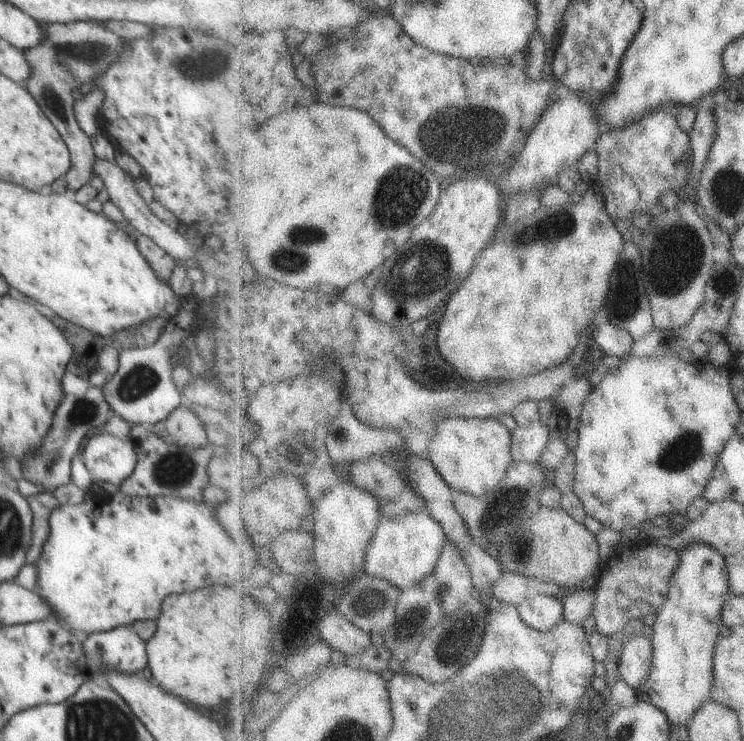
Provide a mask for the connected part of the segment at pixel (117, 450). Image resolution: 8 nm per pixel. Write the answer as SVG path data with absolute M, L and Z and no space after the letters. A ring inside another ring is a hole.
M106 431L91 434L80 451L93 480L120 485L134 473L137 466L134 439L118 439Z

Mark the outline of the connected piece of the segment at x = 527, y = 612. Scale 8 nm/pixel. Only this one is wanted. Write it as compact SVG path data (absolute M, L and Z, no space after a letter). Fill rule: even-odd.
M549 593L526 600L519 610L528 625L545 632L554 630L566 619L565 599Z

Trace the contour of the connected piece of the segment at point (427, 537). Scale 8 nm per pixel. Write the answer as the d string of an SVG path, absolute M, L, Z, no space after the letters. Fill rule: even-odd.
M428 510L401 514L394 519L384 517L370 546L365 572L387 579L406 591L437 572L448 542L442 524Z

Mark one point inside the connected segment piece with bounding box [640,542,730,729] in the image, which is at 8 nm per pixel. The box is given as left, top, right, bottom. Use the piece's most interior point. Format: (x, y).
(685, 633)

